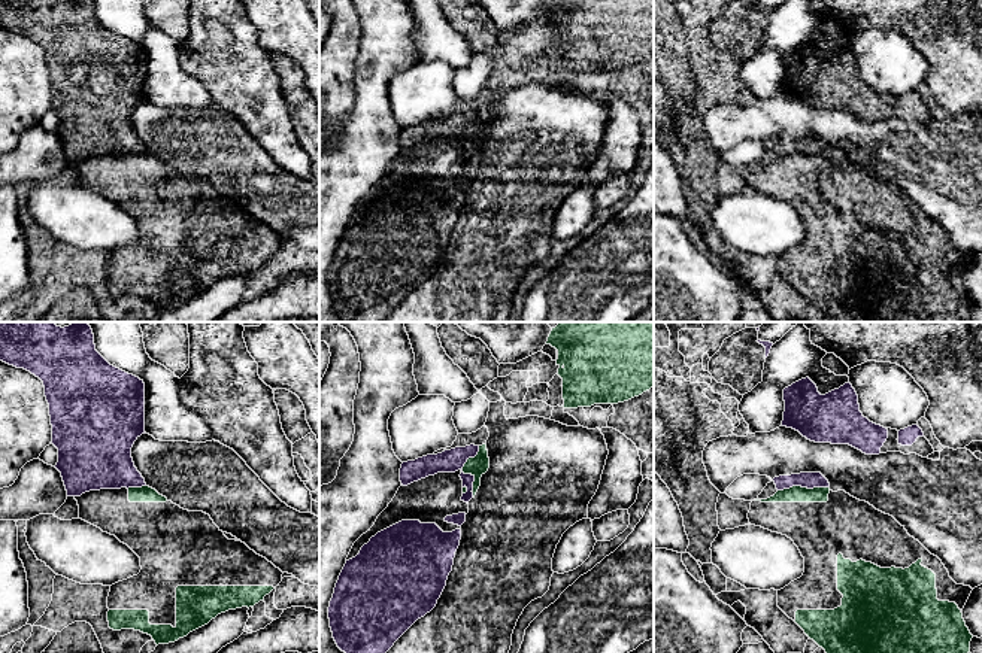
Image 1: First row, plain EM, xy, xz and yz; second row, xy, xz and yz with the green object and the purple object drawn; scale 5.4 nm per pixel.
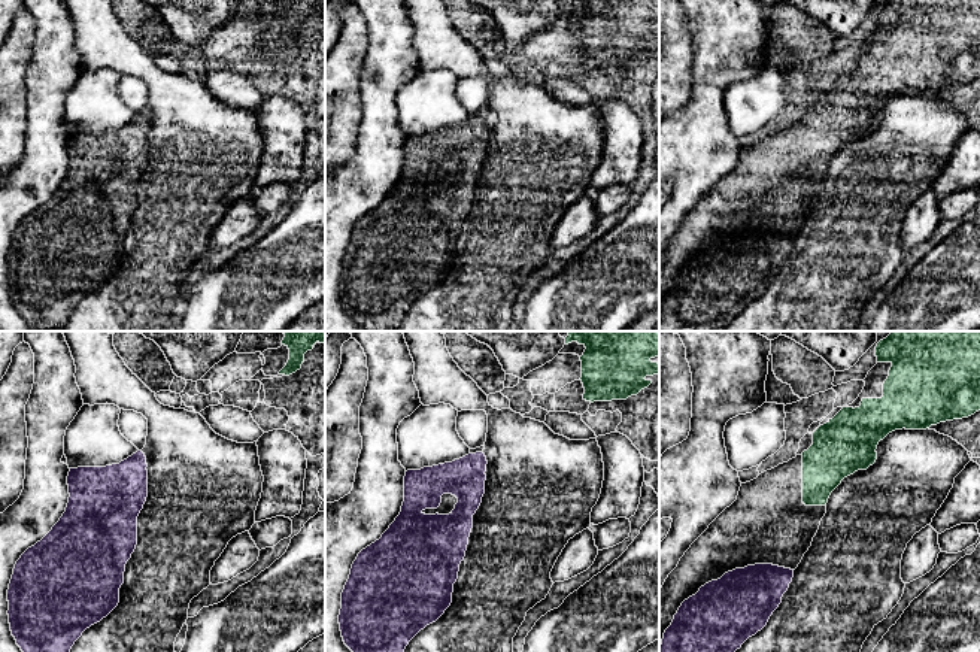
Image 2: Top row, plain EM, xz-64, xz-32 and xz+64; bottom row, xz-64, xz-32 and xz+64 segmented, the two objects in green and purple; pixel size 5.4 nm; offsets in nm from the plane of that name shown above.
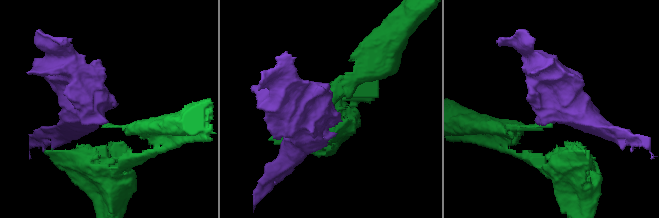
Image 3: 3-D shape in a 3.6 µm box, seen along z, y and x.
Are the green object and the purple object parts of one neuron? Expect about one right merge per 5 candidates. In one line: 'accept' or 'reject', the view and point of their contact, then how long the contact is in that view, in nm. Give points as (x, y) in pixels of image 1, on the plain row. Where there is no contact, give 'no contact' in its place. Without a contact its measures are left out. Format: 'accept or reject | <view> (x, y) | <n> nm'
reject | xz (464, 139) | 280 nm

